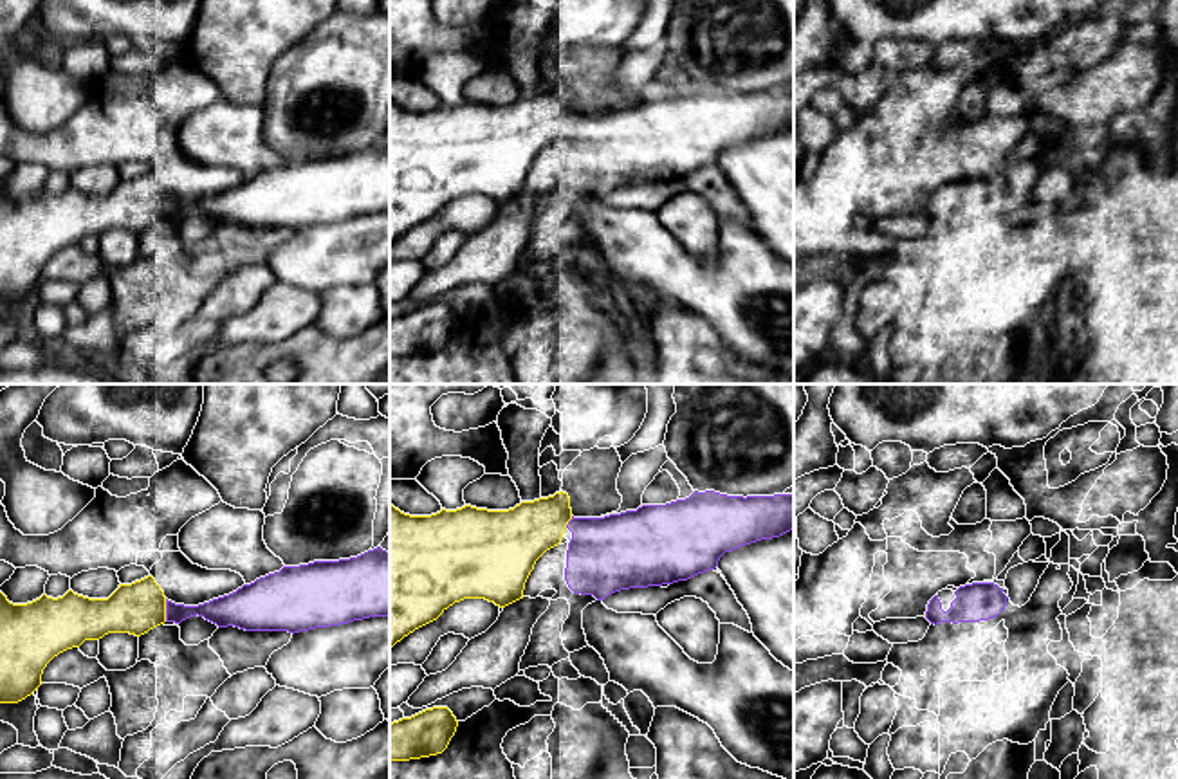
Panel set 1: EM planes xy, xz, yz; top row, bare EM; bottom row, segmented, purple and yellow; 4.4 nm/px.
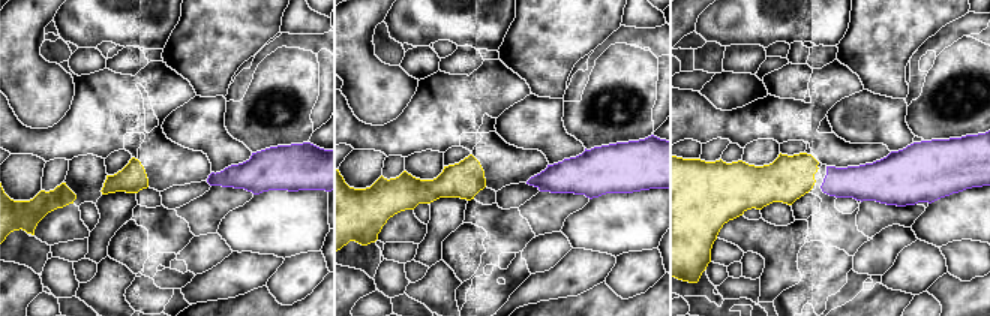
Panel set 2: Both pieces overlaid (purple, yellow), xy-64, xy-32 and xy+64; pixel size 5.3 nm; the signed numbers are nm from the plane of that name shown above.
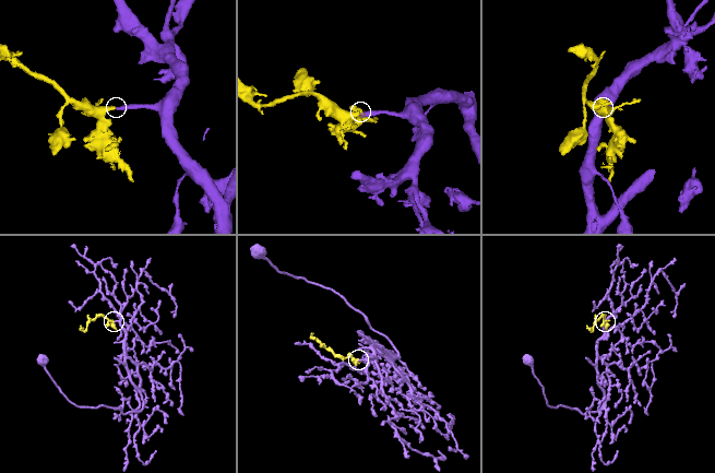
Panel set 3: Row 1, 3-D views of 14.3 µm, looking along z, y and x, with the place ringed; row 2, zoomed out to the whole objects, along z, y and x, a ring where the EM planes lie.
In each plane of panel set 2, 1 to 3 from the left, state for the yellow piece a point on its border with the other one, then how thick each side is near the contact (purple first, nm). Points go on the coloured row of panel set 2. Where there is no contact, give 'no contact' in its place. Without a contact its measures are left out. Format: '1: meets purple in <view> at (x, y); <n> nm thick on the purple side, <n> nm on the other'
1: no contact
2: no contact
3: no contact

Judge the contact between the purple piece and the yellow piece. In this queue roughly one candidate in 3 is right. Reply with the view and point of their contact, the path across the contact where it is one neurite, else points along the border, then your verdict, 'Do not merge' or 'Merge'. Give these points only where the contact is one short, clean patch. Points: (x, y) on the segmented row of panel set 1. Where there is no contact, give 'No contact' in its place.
Touches purple at xy (166, 610). Merge

